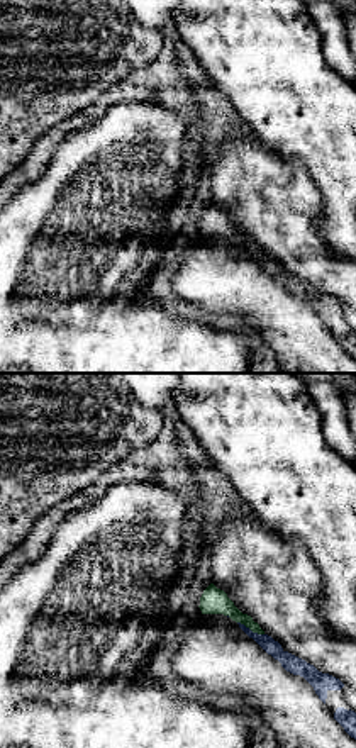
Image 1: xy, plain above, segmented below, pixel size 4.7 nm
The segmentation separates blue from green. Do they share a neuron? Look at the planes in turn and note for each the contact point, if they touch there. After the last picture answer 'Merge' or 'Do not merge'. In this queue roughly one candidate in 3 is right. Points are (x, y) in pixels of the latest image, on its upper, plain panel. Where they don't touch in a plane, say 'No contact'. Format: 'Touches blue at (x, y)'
Touches blue at (250, 250)

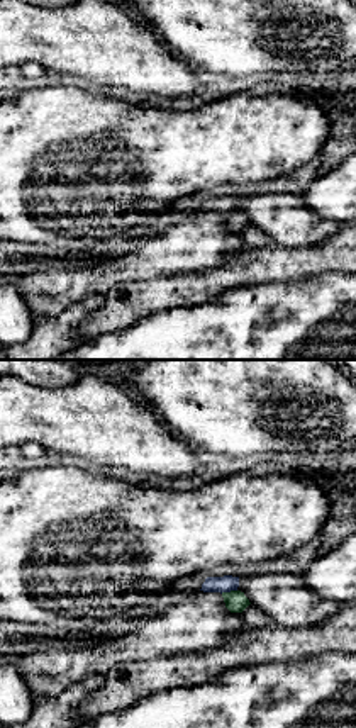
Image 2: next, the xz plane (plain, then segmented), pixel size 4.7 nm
Touches blue at (228, 211)

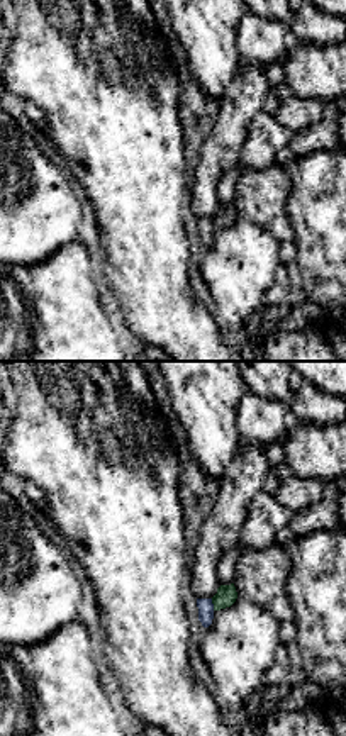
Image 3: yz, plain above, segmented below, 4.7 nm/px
Touches blue at (212, 224)

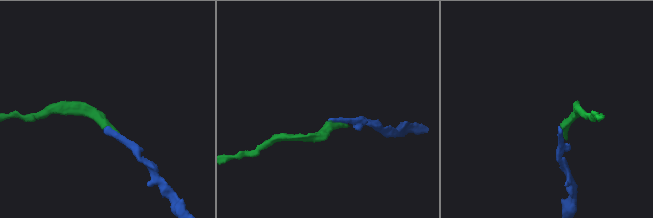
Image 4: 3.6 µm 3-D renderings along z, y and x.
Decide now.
Merge

